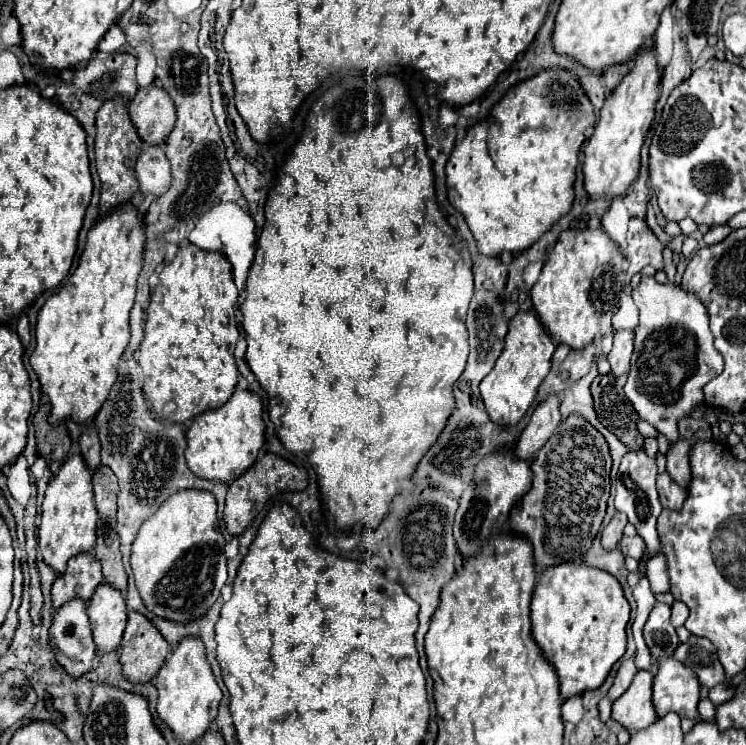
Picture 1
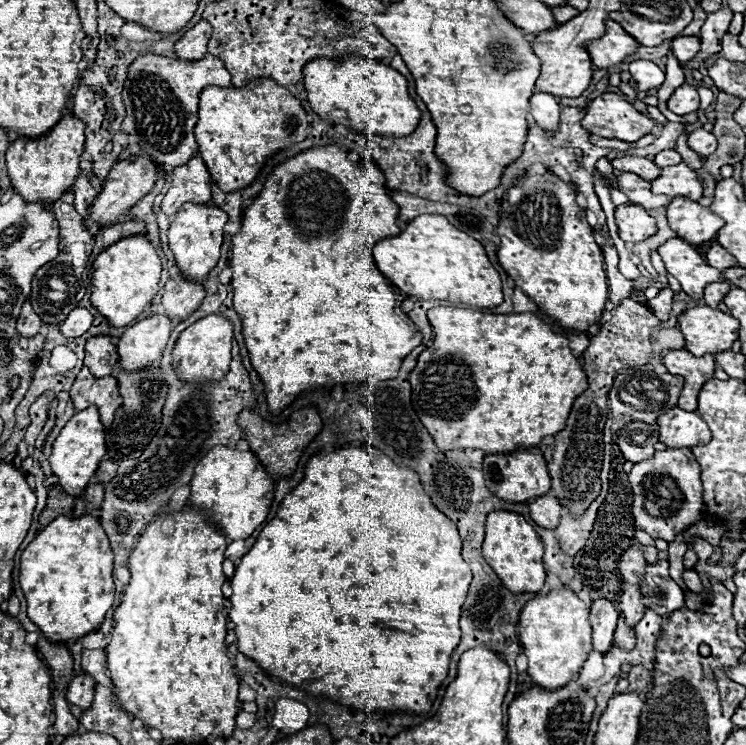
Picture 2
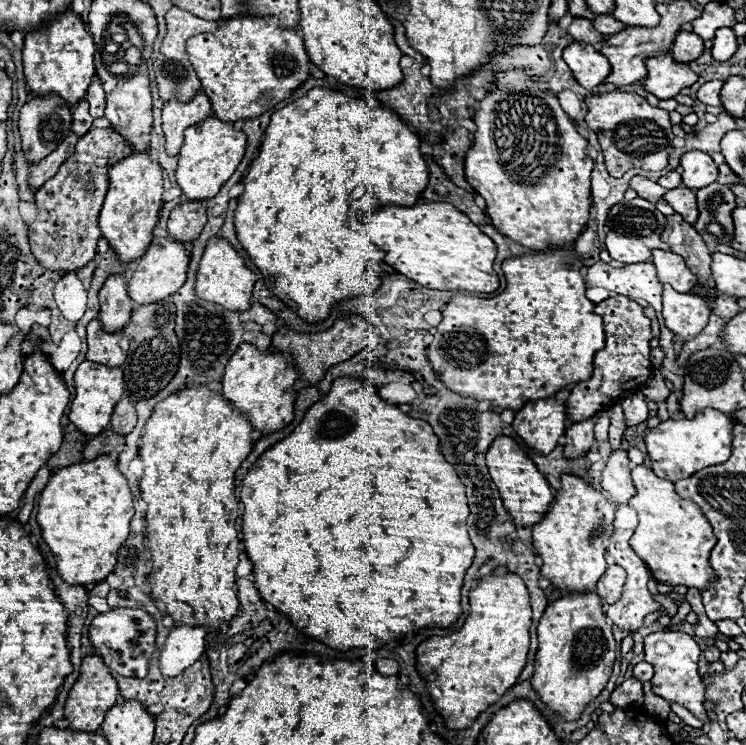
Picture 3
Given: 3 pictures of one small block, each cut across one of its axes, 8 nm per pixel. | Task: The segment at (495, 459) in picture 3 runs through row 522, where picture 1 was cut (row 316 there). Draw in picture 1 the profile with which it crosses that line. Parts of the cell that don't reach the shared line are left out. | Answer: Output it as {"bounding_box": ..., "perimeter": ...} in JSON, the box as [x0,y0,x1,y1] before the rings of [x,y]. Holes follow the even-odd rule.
{"bounding_box":[480,310,556,426],"perimeter":[[[534,310],[516,314],[510,322],[510,332],[506,336],[506,348],[502,356],[496,360],[494,370],[482,380],[480,384],[480,396],[486,406],[486,412],[494,424],[510,426],[518,424],[528,408],[532,406],[540,382],[550,372],[550,358],[554,354],[556,346],[550,340],[548,332],[540,324]]]}

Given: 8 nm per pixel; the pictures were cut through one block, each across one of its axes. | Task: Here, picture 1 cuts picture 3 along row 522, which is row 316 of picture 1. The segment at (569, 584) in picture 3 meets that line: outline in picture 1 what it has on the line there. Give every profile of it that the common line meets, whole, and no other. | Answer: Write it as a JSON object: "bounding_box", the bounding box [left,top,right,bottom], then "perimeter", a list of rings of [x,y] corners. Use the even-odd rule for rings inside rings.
{"bounding_box":[530,228,624,350],"perimeter":[[[602,228],[560,234],[556,246],[548,252],[548,262],[538,282],[530,290],[532,308],[556,344],[580,350],[610,328],[612,316],[620,306],[622,264],[624,256]]]}

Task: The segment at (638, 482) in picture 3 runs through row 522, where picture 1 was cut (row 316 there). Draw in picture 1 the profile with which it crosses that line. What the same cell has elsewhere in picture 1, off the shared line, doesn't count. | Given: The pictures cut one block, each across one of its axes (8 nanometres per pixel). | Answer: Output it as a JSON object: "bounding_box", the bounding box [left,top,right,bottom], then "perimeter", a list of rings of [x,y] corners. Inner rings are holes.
{"bounding_box":[624,276,724,442],"perimeter":[[[642,276],[632,298],[640,308],[640,322],[634,330],[634,354],[624,392],[640,418],[676,442],[678,420],[702,404],[702,388],[724,370],[724,358],[714,348],[708,308],[694,292],[686,292],[678,284],[660,284],[654,276]]]}

